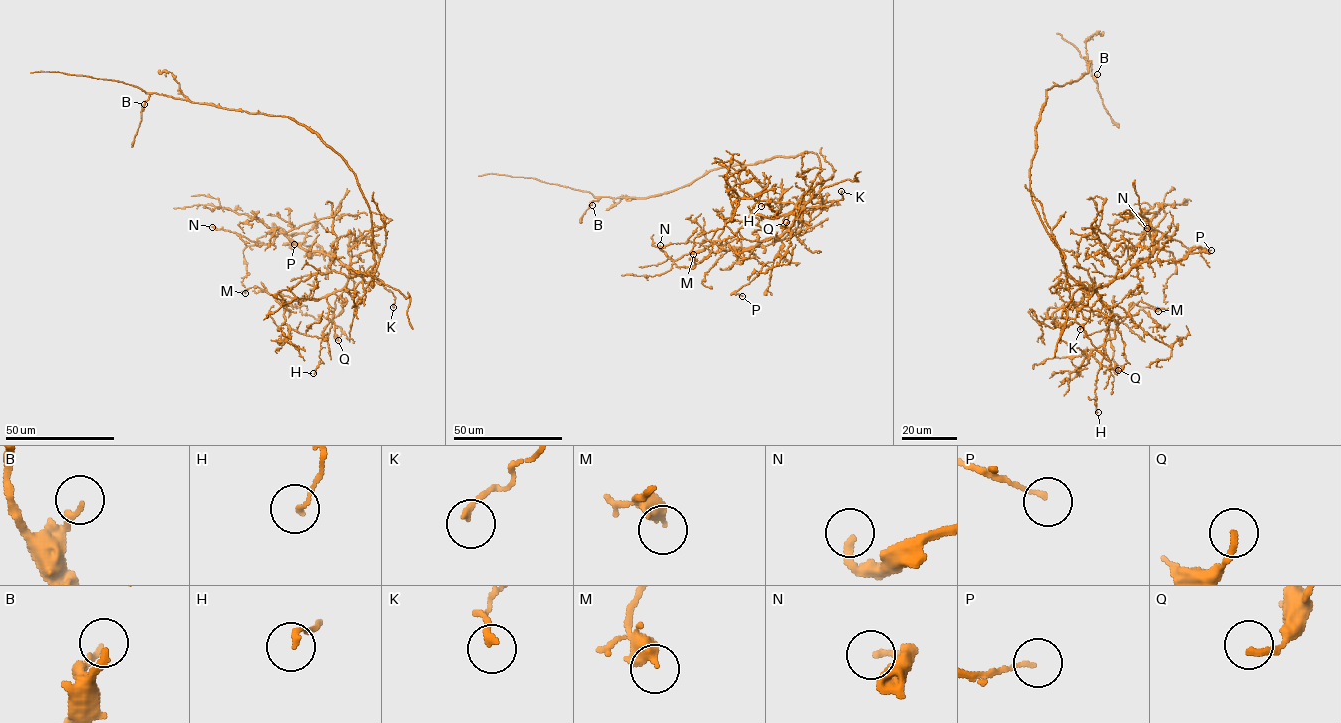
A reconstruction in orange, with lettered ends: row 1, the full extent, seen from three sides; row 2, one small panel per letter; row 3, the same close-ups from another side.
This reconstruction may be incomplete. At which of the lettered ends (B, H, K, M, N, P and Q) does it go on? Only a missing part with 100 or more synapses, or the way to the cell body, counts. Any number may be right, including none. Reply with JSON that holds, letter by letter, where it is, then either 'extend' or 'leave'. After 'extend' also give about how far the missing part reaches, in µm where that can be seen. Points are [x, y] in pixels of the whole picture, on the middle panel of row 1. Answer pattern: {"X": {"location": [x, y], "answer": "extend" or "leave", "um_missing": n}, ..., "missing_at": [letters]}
{"B": {"location": [592, 205], "answer": "leave"}, "H": {"location": [761, 206], "answer": "leave"}, "K": {"location": [841, 191], "answer": "leave"}, "M": {"location": [693, 254], "answer": "leave"}, "N": {"location": [660, 245], "answer": "leave"}, "P": {"location": [742, 296], "answer": "leave"}, "Q": {"location": [786, 222], "answer": "leave"}, "missing_at": []}

